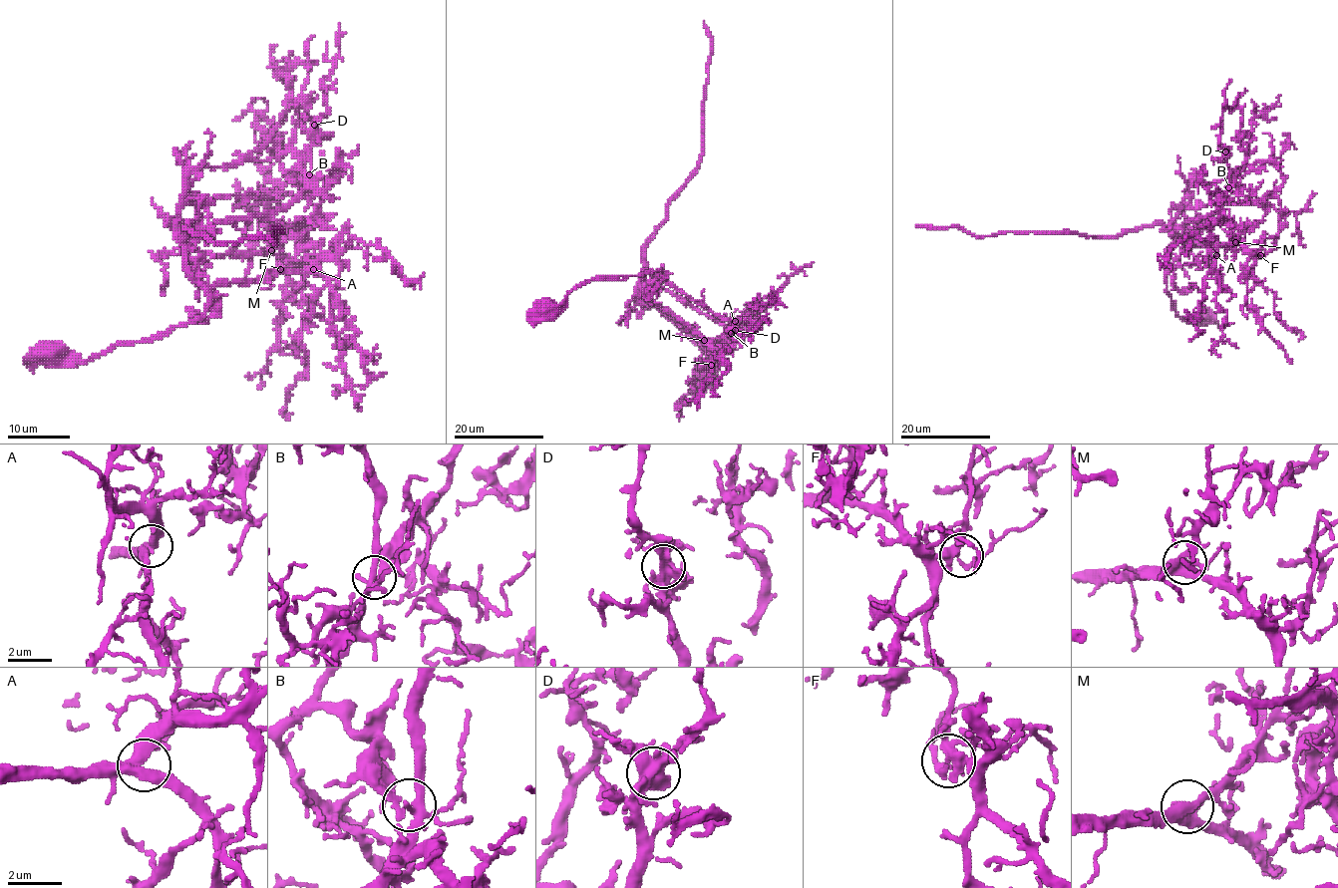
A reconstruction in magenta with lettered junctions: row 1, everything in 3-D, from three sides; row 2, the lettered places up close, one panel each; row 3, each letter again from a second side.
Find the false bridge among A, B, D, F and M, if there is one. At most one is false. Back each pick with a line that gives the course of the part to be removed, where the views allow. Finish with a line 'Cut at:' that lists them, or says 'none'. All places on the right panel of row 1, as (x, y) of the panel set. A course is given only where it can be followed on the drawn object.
Cut at: none

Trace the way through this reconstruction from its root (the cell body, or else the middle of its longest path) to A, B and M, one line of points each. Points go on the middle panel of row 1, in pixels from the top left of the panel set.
A: (546, 311), (592, 278), (635, 276), (661, 269), (677, 288), (735, 321)
B: (546, 311), (592, 278), (635, 276), (659, 268), (644, 270), (643, 281), (676, 293), (731, 333)
M: (546, 311), (592, 278), (635, 276), (659, 268), (644, 270), (643, 294), (674, 313), (704, 340)

